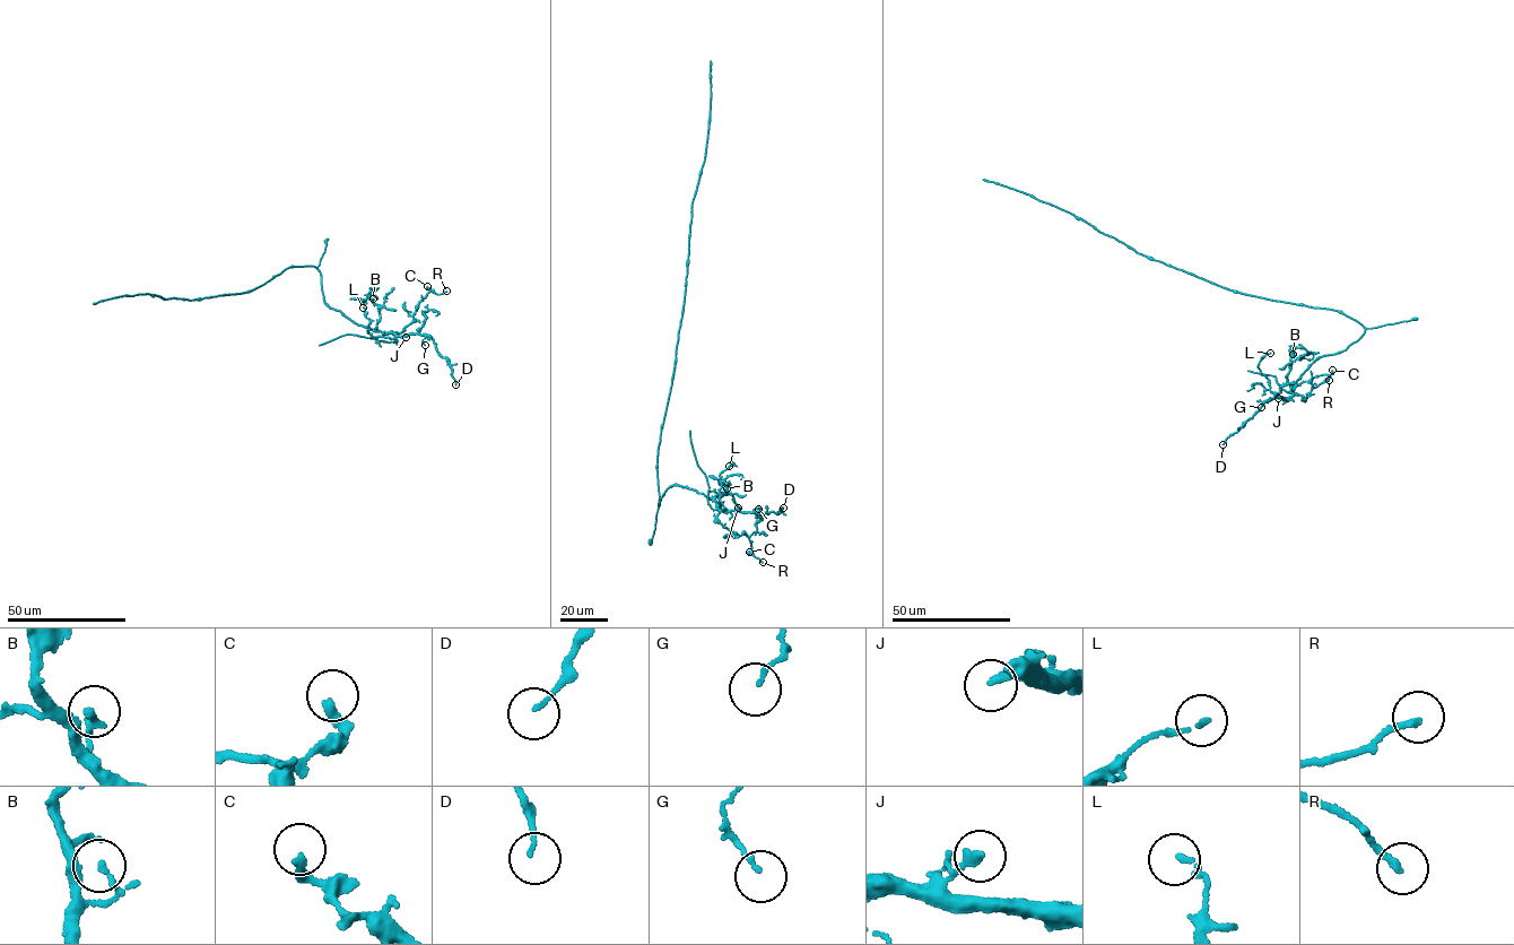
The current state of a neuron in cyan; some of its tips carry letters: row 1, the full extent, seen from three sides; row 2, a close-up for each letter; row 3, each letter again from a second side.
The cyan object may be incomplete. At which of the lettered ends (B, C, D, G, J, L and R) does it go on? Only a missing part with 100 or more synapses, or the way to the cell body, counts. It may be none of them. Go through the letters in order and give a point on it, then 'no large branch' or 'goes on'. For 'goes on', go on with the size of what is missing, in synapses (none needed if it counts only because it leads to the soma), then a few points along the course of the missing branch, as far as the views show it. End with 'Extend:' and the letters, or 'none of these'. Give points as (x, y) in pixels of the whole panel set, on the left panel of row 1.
B: place (373, 298); no large branch
C: place (427, 286); no large branch
D: place (455, 384); no large branch
G: place (425, 345); no large branch
J: place (406, 337); no large branch
L: place (363, 308); no large branch
R: place (446, 291); no large branch
Extend: none of these

